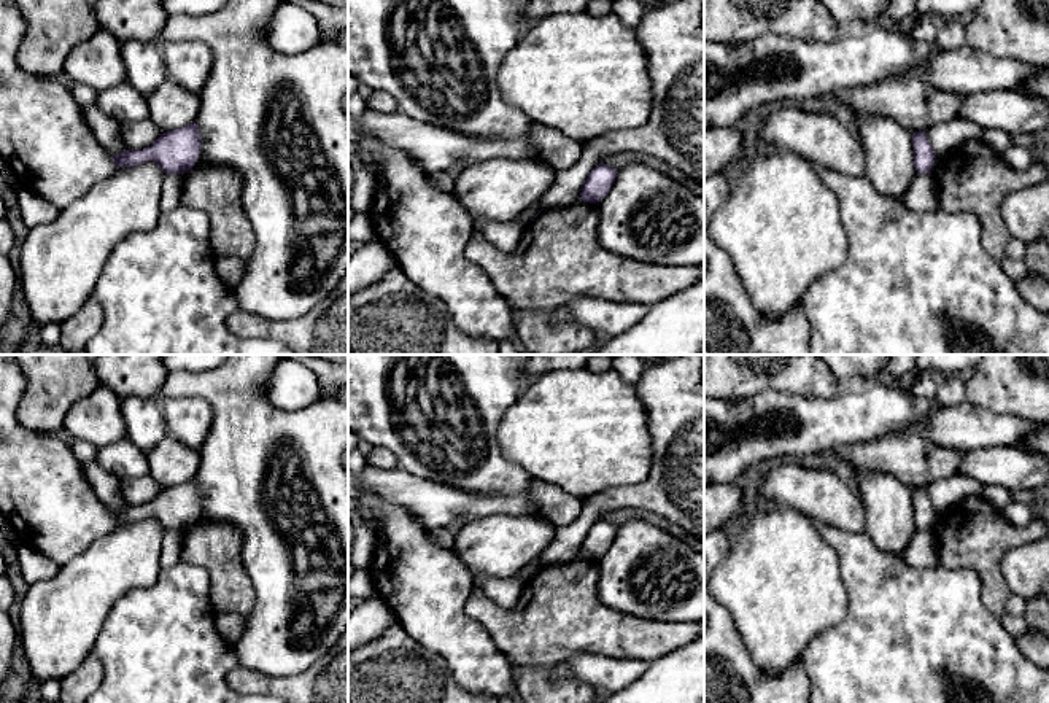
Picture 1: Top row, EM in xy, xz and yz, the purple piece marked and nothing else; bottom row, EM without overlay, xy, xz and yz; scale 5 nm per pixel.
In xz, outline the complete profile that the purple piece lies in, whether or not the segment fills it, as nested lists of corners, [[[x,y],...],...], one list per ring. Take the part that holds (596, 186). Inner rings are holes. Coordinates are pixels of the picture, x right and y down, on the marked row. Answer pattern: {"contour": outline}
{"contour": [[[601,162],[598,164],[585,180],[580,192],[583,202],[598,204],[604,199],[617,178],[617,170]]]}

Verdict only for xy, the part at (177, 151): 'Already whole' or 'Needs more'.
Already whole

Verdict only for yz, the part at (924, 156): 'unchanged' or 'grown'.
unchanged

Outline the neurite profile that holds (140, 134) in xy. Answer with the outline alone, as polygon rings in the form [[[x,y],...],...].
[[[146,118],[119,124],[119,134],[127,150],[143,150],[151,146],[164,130]]]

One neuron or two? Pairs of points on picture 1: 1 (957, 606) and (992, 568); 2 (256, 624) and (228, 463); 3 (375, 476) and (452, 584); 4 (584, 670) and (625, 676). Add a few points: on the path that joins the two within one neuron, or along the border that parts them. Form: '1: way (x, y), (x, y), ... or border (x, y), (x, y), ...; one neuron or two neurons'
1: border (944, 568), (971, 568), (983, 603), (997, 616); two neurons
2: way (267, 584), (267, 527), (255, 503); one neuron
3: border (364, 490), (401, 506), (428, 530); two neurons
4: way (593, 670), (615, 673); one neuron

